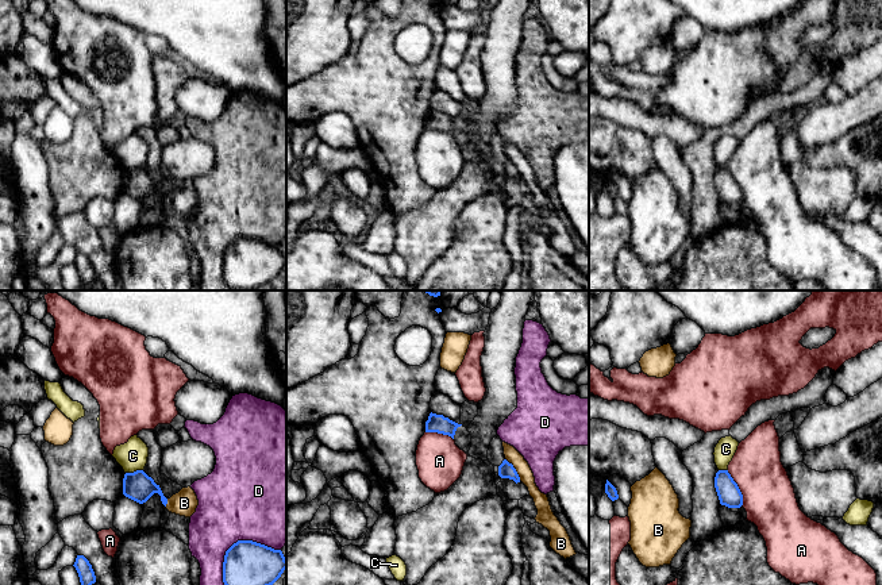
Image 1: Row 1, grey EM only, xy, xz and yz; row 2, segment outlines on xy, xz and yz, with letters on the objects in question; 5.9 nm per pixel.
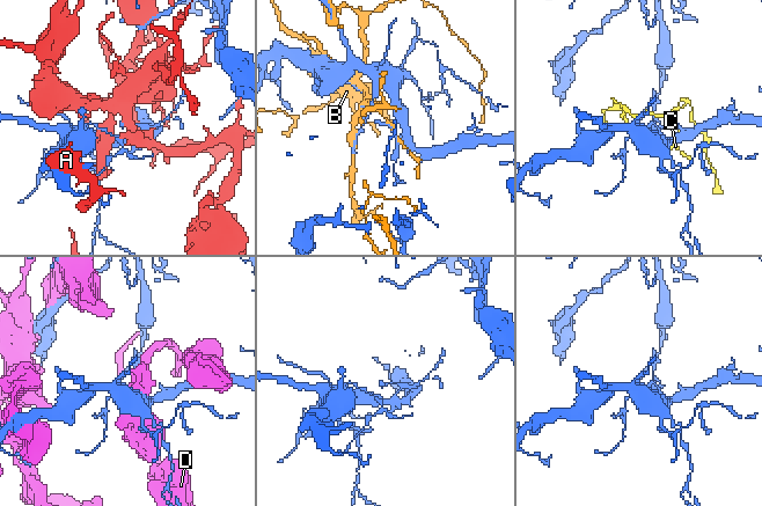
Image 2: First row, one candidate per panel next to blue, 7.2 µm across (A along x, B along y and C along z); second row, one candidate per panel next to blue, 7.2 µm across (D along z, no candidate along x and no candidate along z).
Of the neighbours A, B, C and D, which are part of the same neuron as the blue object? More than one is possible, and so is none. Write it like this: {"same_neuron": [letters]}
{"same_neuron": []}

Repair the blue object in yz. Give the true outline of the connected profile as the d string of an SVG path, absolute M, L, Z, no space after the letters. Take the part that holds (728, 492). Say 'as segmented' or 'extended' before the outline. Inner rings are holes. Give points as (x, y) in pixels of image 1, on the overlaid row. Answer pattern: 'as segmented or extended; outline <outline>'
as segmented; outline M728 470L716 473L715 488L721 505L728 508L740 508L743 505L743 494Z

